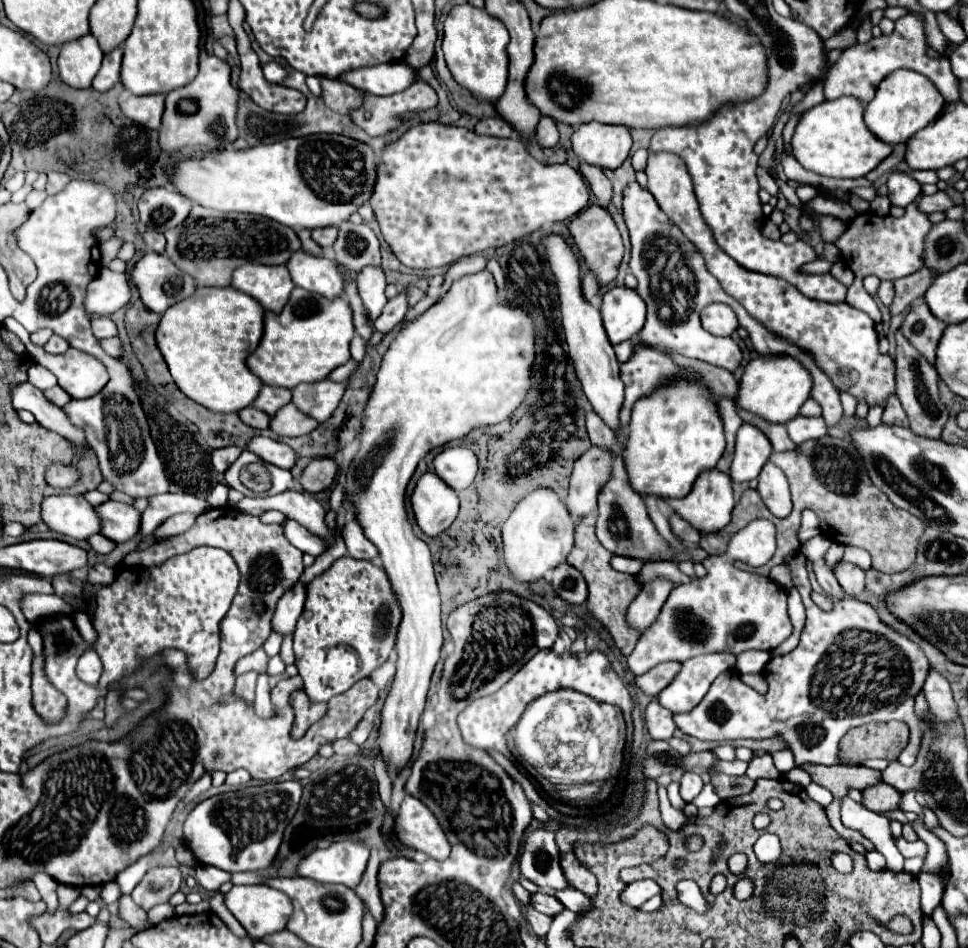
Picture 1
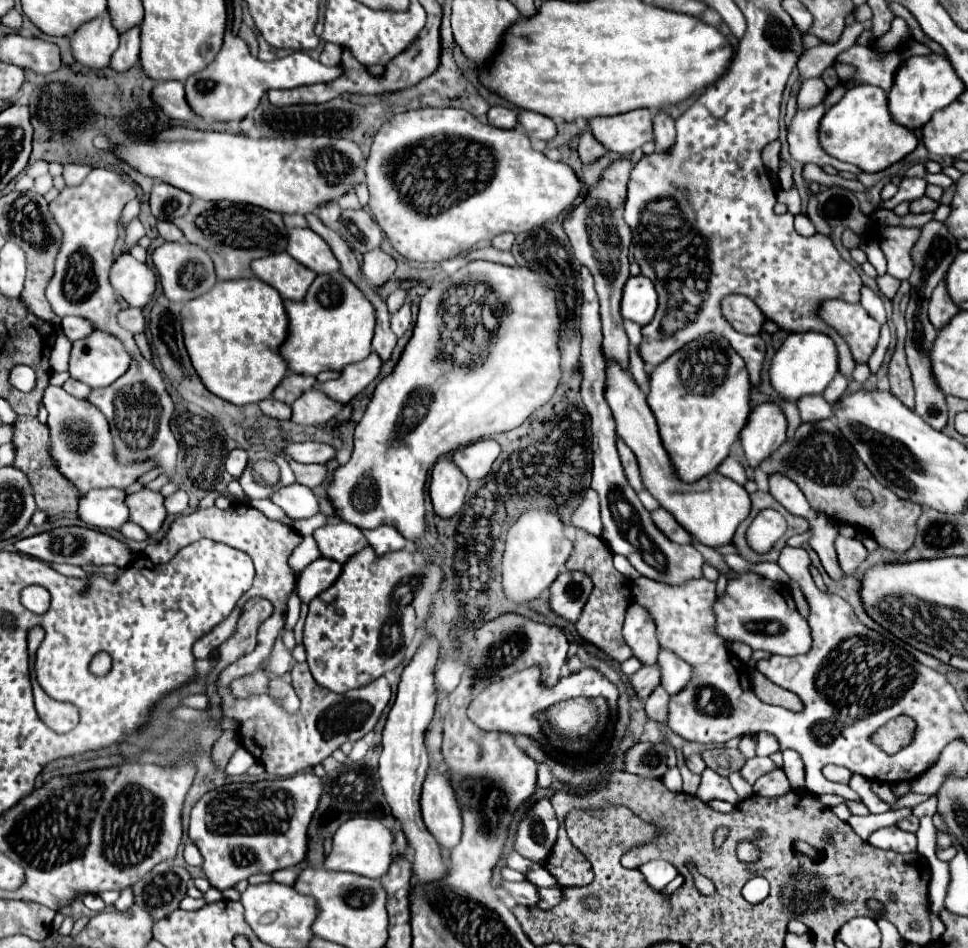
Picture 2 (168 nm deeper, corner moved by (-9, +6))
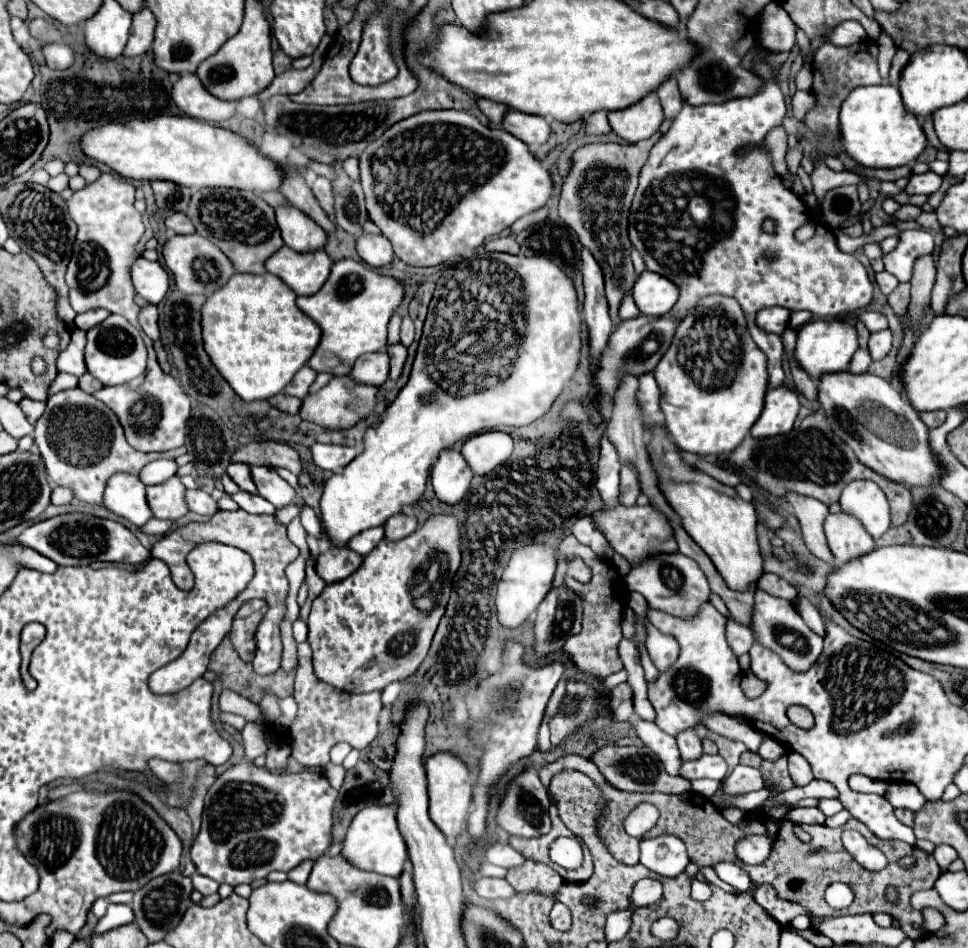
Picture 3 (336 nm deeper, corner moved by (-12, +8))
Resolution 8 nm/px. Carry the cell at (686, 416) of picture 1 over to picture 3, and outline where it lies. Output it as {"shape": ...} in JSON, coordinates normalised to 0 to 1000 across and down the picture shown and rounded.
{"shape":[[[744,311],[725,315],[723,322],[719,322],[719,326],[700,343],[694,366],[678,385],[676,398],[684,412],[682,431],[688,438],[688,455],[698,465],[702,476],[723,482],[742,482],[758,476],[767,467],[787,436],[787,419],[793,408],[789,372],[781,366],[781,362],[777,362],[764,322],[760,315]]]}

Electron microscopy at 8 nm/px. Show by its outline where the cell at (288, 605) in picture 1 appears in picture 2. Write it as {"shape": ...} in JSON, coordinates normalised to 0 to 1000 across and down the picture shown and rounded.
{"shape":[[[330,588],[323,594],[319,594],[309,611],[309,630],[313,636],[319,636],[321,632],[325,632],[332,623],[340,621],[346,611],[352,607],[354,596],[348,592],[342,592],[338,588]]]}

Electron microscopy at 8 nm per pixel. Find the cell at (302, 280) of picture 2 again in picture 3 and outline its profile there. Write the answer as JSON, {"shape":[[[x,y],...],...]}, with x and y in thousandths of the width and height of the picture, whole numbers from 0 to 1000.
{"shape":[[[291,261],[275,275],[275,286],[289,292],[306,311],[326,309],[341,290],[343,275],[335,265],[306,267],[300,261]]]}

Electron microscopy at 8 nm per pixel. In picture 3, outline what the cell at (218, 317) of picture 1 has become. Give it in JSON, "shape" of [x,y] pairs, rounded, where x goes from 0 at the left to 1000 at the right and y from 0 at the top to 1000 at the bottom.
{"shape":[[[281,288],[240,290],[240,294],[231,303],[223,305],[211,318],[207,330],[209,330],[207,343],[209,343],[211,370],[215,372],[225,393],[236,402],[236,406],[252,423],[277,421],[285,415],[291,415],[291,410],[302,402],[306,391],[312,385],[316,385],[316,381],[322,377],[331,360],[331,347],[326,345],[326,341],[306,324],[306,309]]]}

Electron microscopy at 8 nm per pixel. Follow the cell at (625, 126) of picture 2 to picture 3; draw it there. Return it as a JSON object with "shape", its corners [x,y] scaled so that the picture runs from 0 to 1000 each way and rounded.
{"shape":[[[678,98],[667,100],[655,113],[628,119],[628,130],[632,138],[647,151],[659,151],[663,147],[671,147],[680,138],[684,128],[686,119],[682,107],[678,104]]]}

